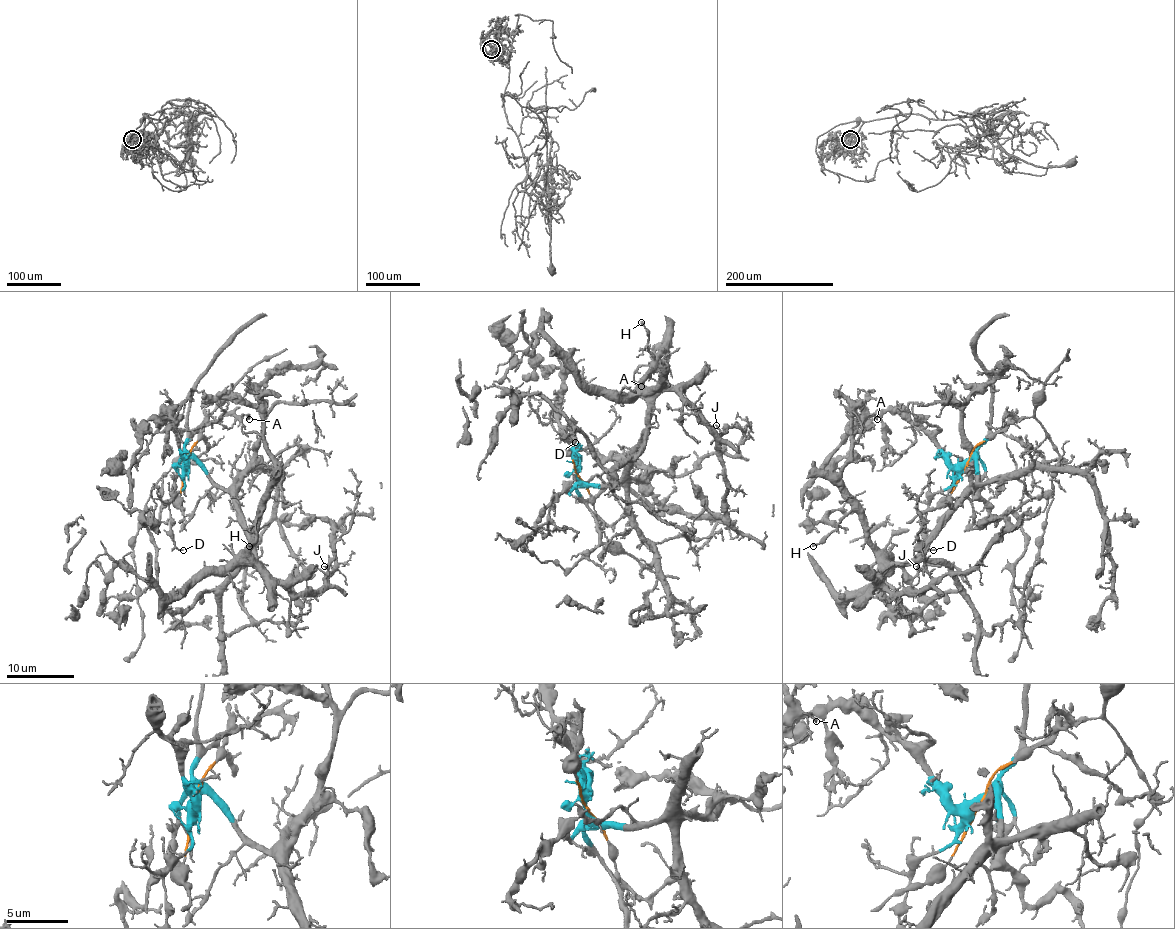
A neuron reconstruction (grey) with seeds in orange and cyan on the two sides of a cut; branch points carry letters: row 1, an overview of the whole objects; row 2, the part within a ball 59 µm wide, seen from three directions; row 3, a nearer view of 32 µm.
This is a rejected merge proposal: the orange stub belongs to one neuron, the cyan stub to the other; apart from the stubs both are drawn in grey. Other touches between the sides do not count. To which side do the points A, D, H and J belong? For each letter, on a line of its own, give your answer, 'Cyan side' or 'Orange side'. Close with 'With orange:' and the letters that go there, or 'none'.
A: Cyan side
D: Cyan side
H: Cyan side
J: Cyan side
With orange: none

